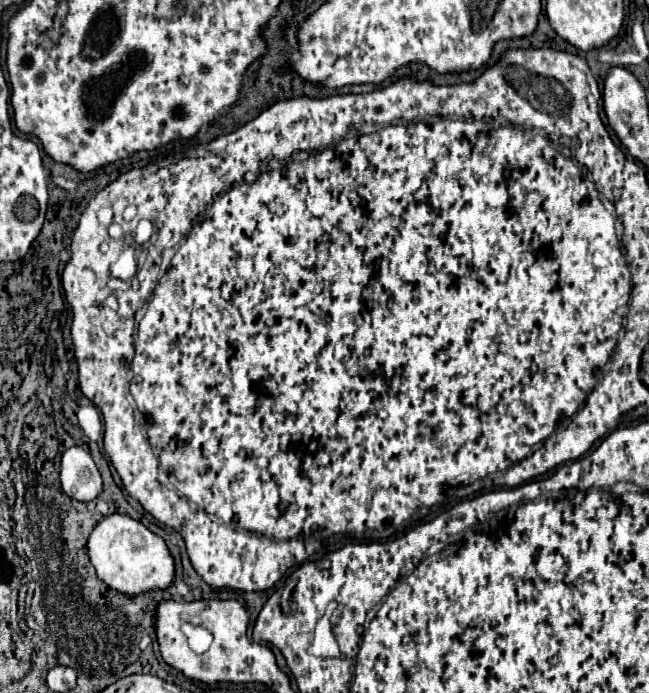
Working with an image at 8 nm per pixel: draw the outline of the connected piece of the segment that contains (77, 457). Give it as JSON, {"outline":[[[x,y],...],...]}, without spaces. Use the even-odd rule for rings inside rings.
{"outline":[[[80,446],[64,450],[60,460],[62,490],[80,502],[90,502],[102,492],[102,478],[92,456]]]}

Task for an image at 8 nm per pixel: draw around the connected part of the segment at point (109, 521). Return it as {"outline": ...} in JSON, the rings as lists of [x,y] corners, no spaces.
{"outline":[[[114,512],[104,516],[92,528],[86,548],[98,578],[126,596],[136,596],[152,588],[168,588],[174,582],[174,560],[166,548],[166,542],[126,514]]]}

